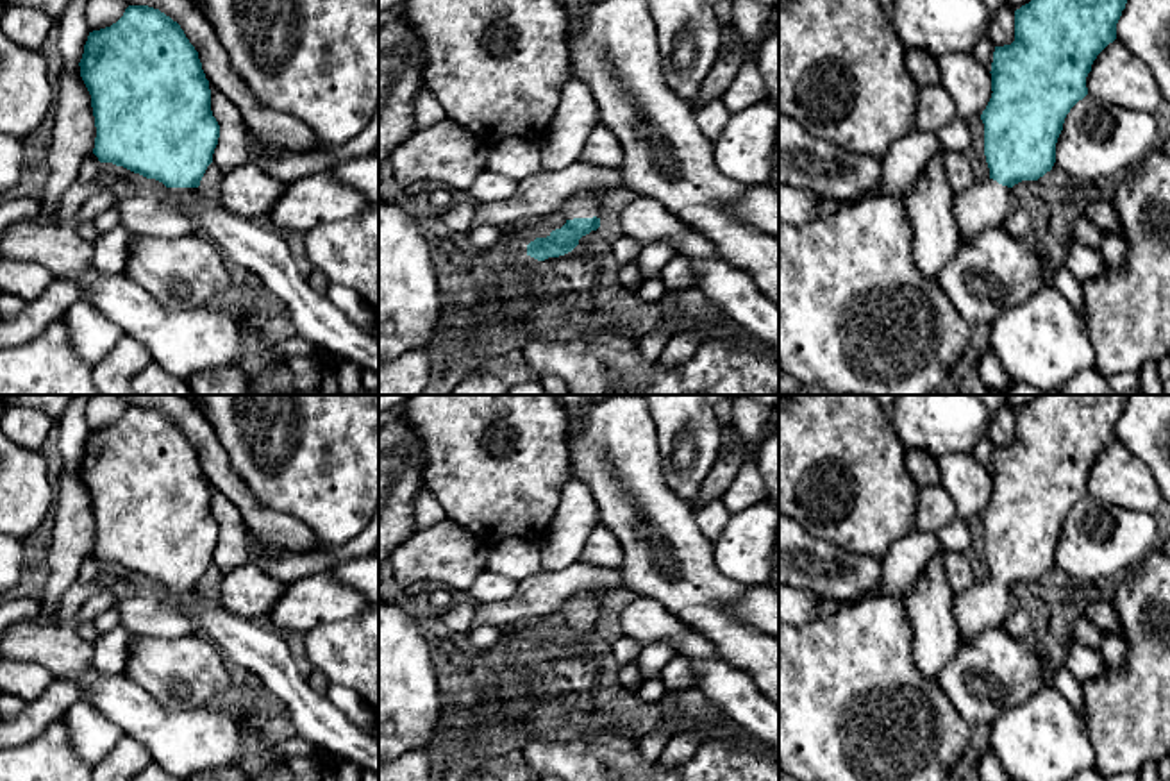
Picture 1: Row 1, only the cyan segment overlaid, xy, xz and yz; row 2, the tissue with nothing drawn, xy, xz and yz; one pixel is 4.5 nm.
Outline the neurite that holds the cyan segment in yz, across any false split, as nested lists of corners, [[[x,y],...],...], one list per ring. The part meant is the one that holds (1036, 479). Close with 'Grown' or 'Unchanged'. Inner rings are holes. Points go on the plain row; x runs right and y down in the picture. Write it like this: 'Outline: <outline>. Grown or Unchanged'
Outline: [[[1036,395],[1015,411],[1015,441],[995,447],[990,472],[993,493],[981,515],[990,577],[952,599],[963,640],[1002,627],[1011,609],[1011,588],[1052,570],[1065,518],[1088,495],[1086,477],[1097,456],[1116,440],[1125,404],[1127,395]]]. Grown

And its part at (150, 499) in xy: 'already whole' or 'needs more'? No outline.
needs more

